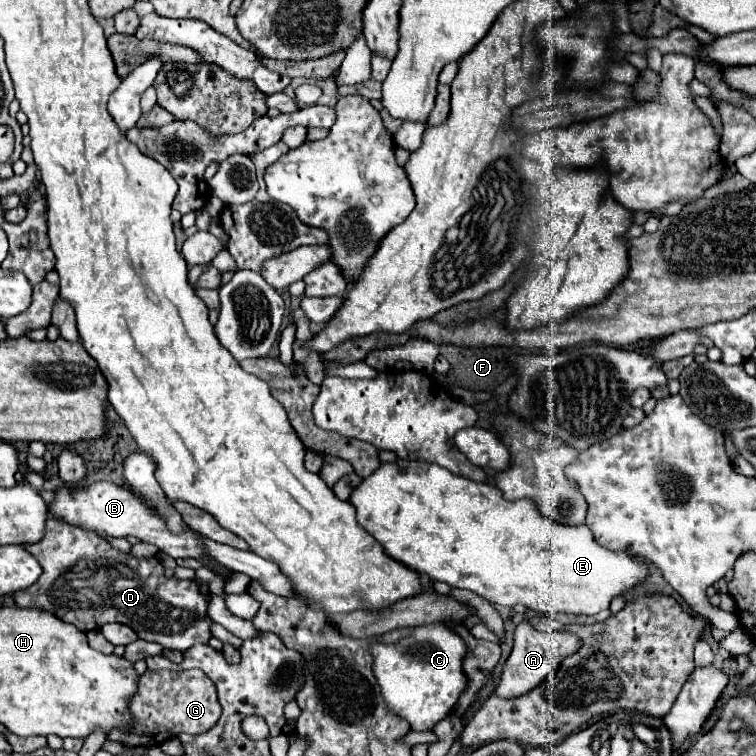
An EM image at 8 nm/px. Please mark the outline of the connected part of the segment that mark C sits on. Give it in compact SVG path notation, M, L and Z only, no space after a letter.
M443 623L421 625L397 645L369 645L369 649L375 657L373 671L381 685L383 699L389 709L405 717L415 731L431 731L433 725L451 711L467 685L461 667L467 649L465 641Z

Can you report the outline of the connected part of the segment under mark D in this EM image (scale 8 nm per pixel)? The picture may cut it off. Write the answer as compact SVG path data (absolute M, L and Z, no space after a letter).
M53 519L47 521L45 535L41 541L23 547L39 561L43 573L29 589L21 589L21 593L13 595L17 607L39 607L53 611L59 619L73 623L77 629L85 633L109 621L119 621L129 625L139 635L139 639L155 641L165 649L177 649L177 651L187 651L197 643L207 643L211 637L211 619L207 617L207 597L199 593L199 585L191 579L165 577L165 569L155 557L135 559L129 553L113 549L103 537L95 533L87 533L83 529Z

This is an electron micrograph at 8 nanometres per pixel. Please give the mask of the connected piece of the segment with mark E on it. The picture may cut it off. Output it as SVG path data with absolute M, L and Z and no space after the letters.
M399 461L381 463L379 469L353 489L349 501L357 509L357 523L383 545L389 557L429 575L431 581L443 581L455 589L469 589L493 605L513 607L521 603L541 613L595 615L607 609L613 597L645 583L647 577L645 563L639 563L627 553L603 549L595 543L587 525L559 525L543 517L533 501L507 501L495 485L453 475L427 461L403 461L403 467Z

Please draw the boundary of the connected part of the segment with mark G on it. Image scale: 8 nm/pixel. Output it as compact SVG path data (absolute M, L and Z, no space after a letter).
M201 669L145 671L129 703L129 727L111 729L107 737L125 745L159 745L179 733L207 733L221 717L221 703L213 689L213 681Z

